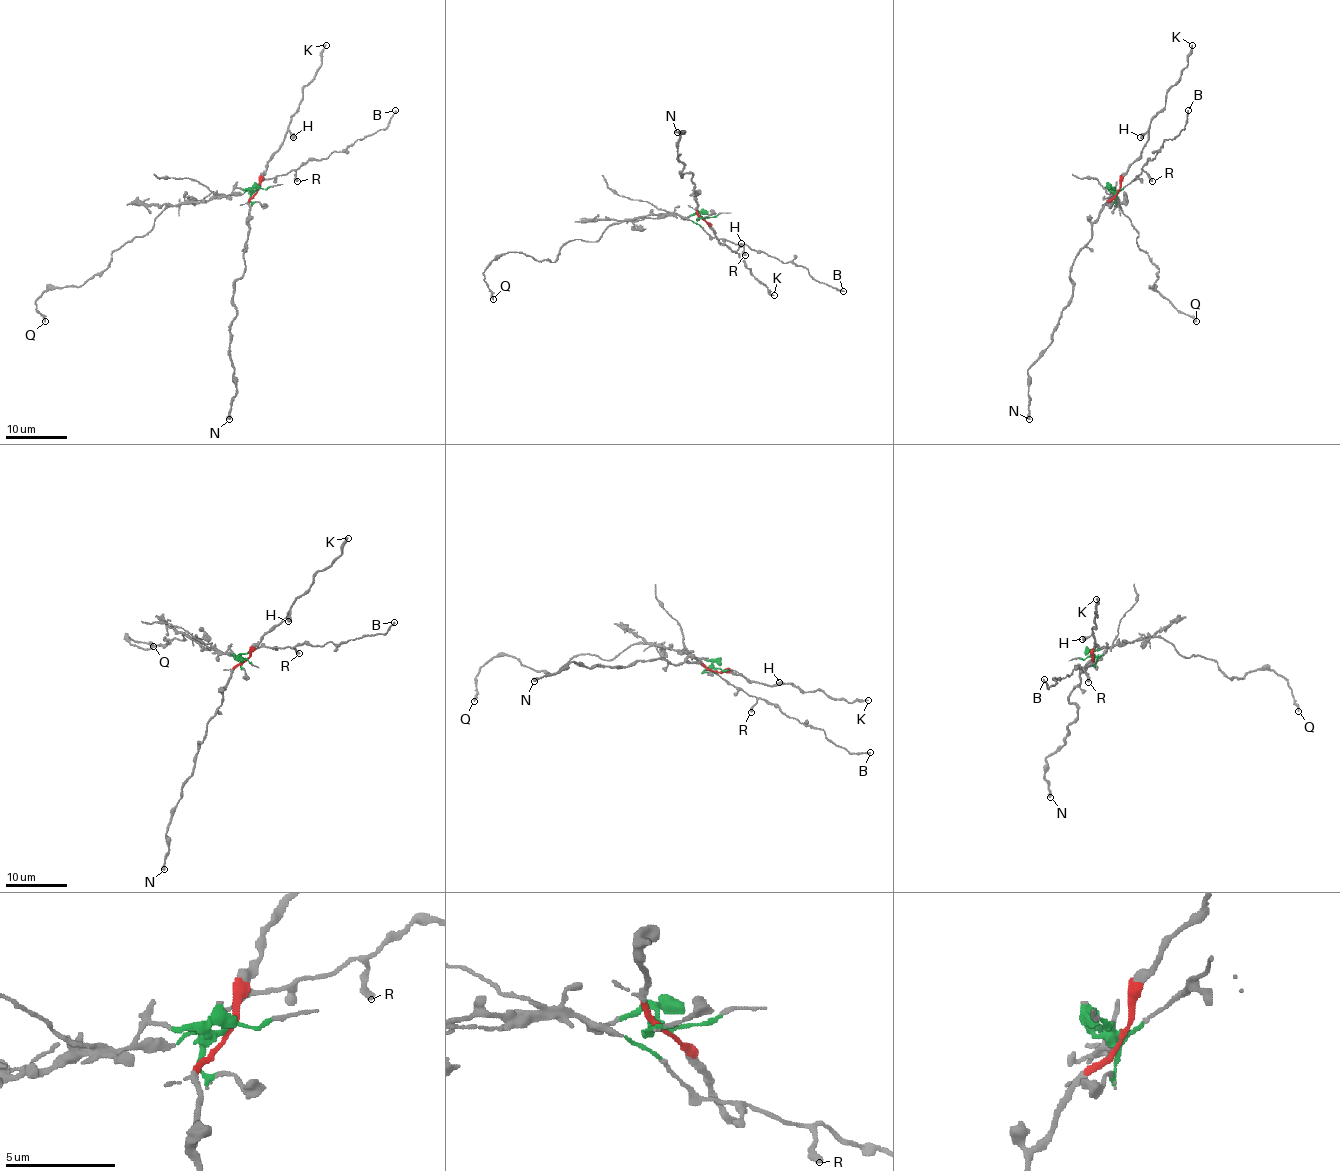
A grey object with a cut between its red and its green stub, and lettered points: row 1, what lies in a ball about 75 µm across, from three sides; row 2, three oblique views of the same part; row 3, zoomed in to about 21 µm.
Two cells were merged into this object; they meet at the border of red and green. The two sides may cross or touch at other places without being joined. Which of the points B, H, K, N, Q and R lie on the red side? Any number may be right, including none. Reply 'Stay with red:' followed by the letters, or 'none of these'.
Stay with red: H, K, N

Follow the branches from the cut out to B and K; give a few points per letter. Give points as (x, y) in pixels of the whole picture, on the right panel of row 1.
B: (1117, 191), (1133, 180), (1159, 151), (1166, 139), (1173, 139), (1184, 128), (1188, 110)
K: (1117, 191), (1121, 175), (1144, 148), (1150, 120), (1166, 105), (1169, 90), (1181, 78), (1191, 44)

